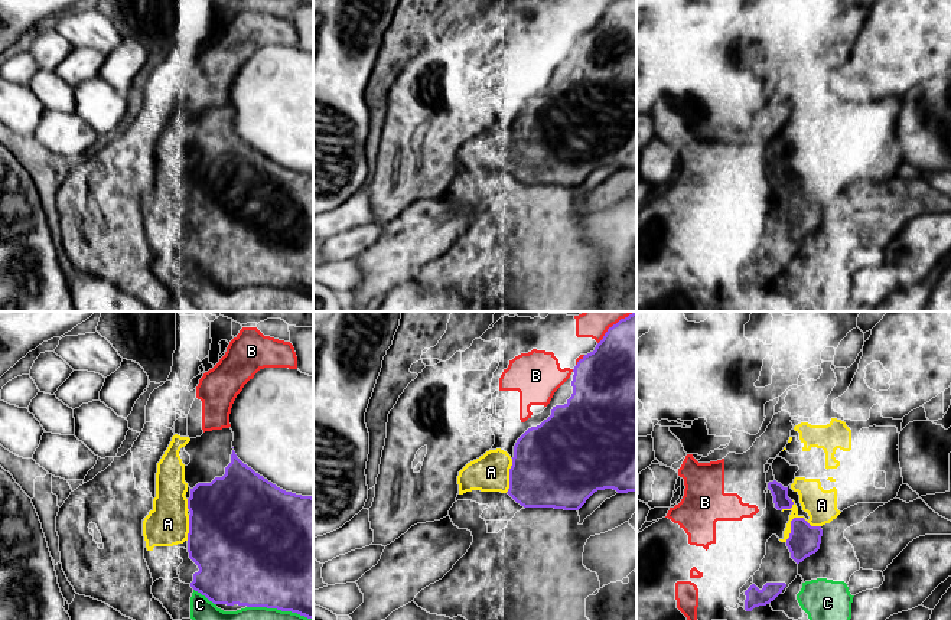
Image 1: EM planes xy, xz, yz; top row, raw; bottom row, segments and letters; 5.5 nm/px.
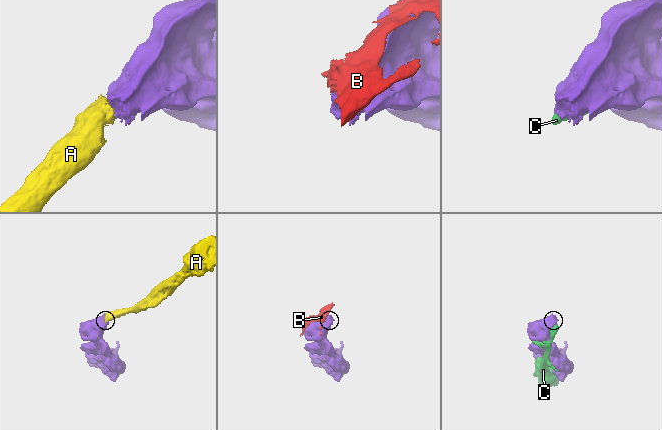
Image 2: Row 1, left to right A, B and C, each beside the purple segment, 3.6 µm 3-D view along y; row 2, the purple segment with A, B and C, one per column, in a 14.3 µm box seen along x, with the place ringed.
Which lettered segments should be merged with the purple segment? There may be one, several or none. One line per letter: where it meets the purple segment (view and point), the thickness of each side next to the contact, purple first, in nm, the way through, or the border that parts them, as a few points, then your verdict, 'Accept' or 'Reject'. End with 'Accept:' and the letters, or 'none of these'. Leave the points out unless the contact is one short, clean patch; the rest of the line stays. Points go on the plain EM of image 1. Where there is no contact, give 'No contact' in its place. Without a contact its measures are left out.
A: Touches purple at yz (795, 195). Thickness 180 nm (purple) against 180 nm. Accept
B: Touches purple at xz (606, 9). Thickness 480 nm (purple) against 100 nm. Reject
C: Touches purple at xy (280, 286). Thickness 500 nm (purple) against 300 nm. Reject
Accept: A

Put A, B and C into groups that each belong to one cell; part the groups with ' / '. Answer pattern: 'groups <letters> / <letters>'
groups A / B / C

